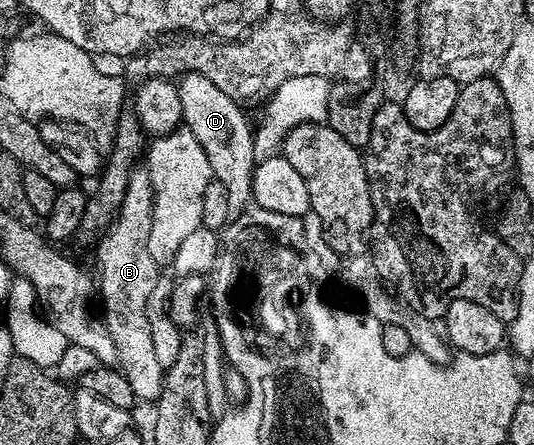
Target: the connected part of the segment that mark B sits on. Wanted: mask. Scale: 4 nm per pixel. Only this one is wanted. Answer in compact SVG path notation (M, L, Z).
M137 167L129 174L129 182L127 183L127 195L123 195L123 203L117 209L117 215L113 218L112 225L109 226L107 232L100 238L101 246L97 249L97 261L101 264L101 277L99 276L99 305L103 310L103 317L105 313L105 321L103 321L103 327L111 335L111 343L113 344L113 351L115 354L116 368L121 370L122 375L127 379L127 383L131 383L131 391L134 398L138 402L149 401L149 403L156 402L158 395L161 394L161 388L163 387L163 379L165 378L166 366L161 365L163 360L162 354L159 352L157 344L153 342L153 327L151 324L151 312L149 313L149 296L157 289L157 269L159 269L159 263L151 255L151 247L149 246L149 240L151 239L151 221L153 219L153 183L149 178L149 170L145 167Z

